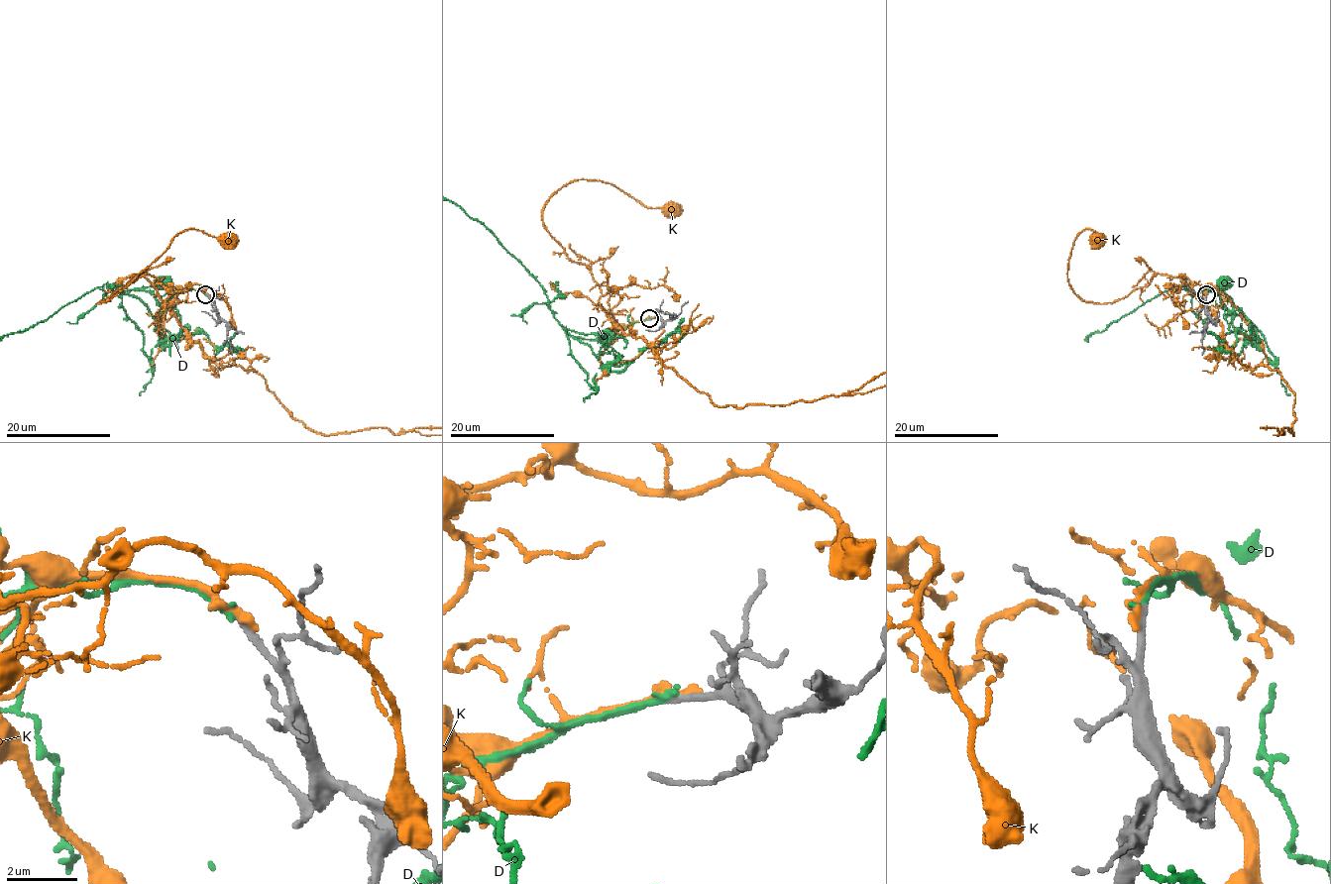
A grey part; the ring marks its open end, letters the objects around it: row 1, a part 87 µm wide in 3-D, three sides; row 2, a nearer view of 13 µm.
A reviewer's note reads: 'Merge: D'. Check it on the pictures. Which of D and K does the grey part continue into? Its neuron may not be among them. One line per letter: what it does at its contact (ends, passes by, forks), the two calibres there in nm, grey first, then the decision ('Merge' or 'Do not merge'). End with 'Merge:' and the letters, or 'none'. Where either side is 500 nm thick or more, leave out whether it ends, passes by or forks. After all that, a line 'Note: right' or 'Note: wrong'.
D: It ends there. Thickness 220 nm (grey) against 190 nm. Merge
K: It ends there. Thickness 260 nm (grey) against 280 nm. Do not merge
Merge: D
Note: right

